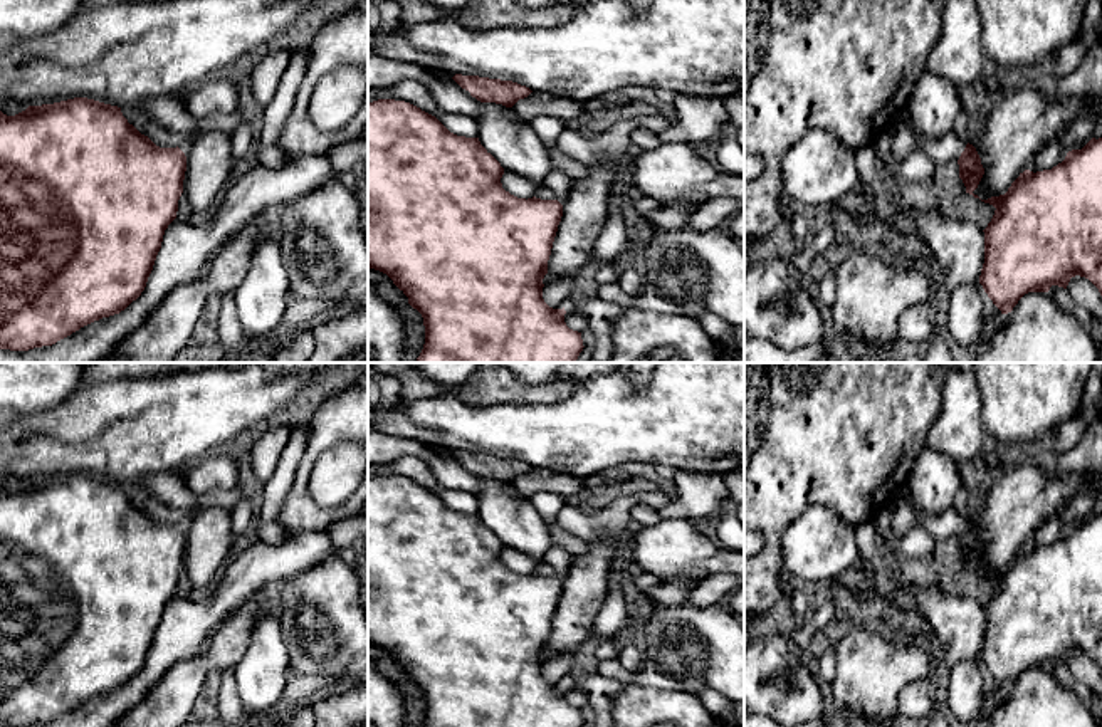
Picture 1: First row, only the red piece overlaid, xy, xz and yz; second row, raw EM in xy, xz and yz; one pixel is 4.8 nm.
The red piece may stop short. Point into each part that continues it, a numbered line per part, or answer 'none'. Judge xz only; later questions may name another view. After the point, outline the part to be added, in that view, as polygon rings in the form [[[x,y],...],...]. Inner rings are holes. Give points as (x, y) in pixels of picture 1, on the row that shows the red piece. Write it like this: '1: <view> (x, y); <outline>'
1: xz (560, 182); [[[553,170],[544,183],[554,191],[554,200],[563,205],[569,195],[573,178],[563,170]]]

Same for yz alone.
1: yz (939, 150); [[[904,111],[899,119],[904,119],[910,124],[910,129],[916,138],[916,148],[922,149],[936,166],[947,163],[949,160],[959,160],[966,144],[961,141],[961,136],[954,131],[947,133],[944,138],[927,138],[919,134],[914,129],[909,111]]]

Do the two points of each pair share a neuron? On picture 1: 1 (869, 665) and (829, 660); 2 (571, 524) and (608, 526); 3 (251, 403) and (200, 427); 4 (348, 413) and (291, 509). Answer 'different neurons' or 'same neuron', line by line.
1: different neurons
2: same neuron
3: same neuron
4: same neuron

